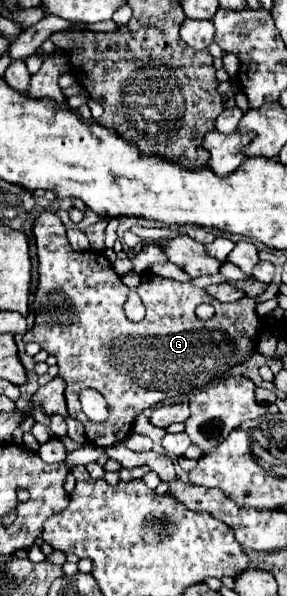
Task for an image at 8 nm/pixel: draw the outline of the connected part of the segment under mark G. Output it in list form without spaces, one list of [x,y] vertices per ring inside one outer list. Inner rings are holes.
[[[42,211],[34,223],[38,261],[40,261],[40,281],[34,299],[36,323],[24,335],[24,341],[36,341],[44,351],[56,355],[60,377],[66,381],[66,403],[68,415],[82,421],[86,429],[86,437],[98,447],[110,447],[122,443],[130,435],[130,427],[134,419],[144,411],[154,407],[156,403],[172,397],[182,397],[196,389],[206,387],[212,379],[228,373],[230,367],[250,359],[256,353],[258,339],[264,331],[270,331],[270,323],[262,319],[256,311],[256,299],[240,299],[236,303],[220,303],[220,301],[198,301],[194,295],[194,285],[180,283],[174,279],[158,277],[152,271],[142,273],[142,281],[138,287],[138,295],[146,305],[146,317],[140,323],[132,323],[124,315],[124,303],[128,299],[128,287],[116,275],[110,261],[96,251],[74,251],[66,239],[66,227],[56,213]],[[200,303],[210,303],[216,313],[210,321],[196,319],[194,309]],[[96,389],[108,403],[108,419],[104,423],[90,423],[90,419],[80,409],[80,391]]]

